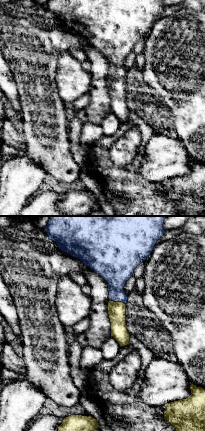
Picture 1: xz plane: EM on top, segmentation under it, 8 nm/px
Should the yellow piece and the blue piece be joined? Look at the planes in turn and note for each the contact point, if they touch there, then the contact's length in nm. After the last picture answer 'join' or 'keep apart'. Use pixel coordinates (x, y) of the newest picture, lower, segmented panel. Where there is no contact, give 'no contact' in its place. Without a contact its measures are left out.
(117, 302) | 140 nm

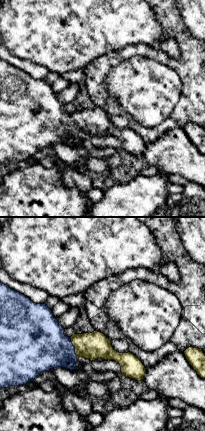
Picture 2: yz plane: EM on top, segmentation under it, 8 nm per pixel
(73, 345) | 160 nm

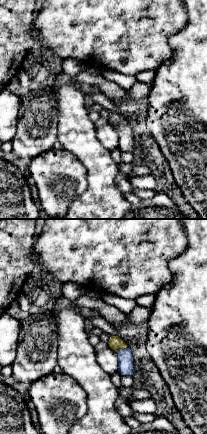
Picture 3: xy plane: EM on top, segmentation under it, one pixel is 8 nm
(121, 348) | 110 nm

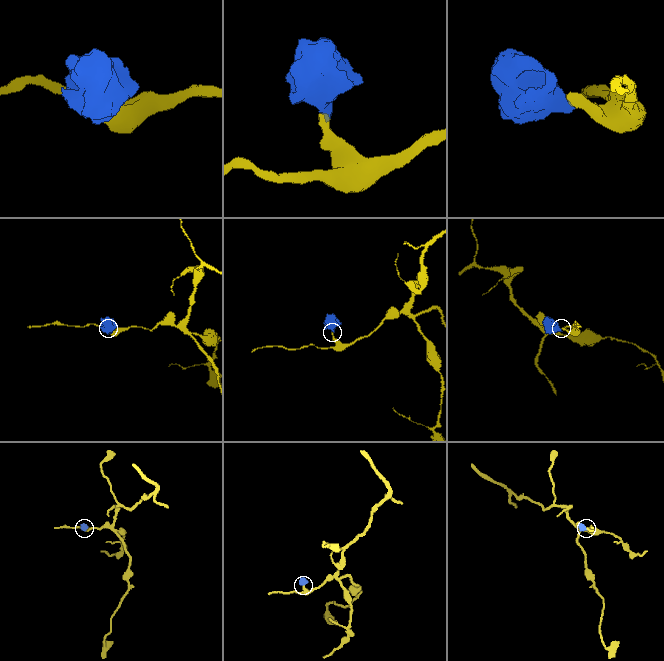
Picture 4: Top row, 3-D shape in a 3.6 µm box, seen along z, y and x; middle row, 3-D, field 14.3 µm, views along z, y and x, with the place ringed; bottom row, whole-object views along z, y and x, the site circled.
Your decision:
join

